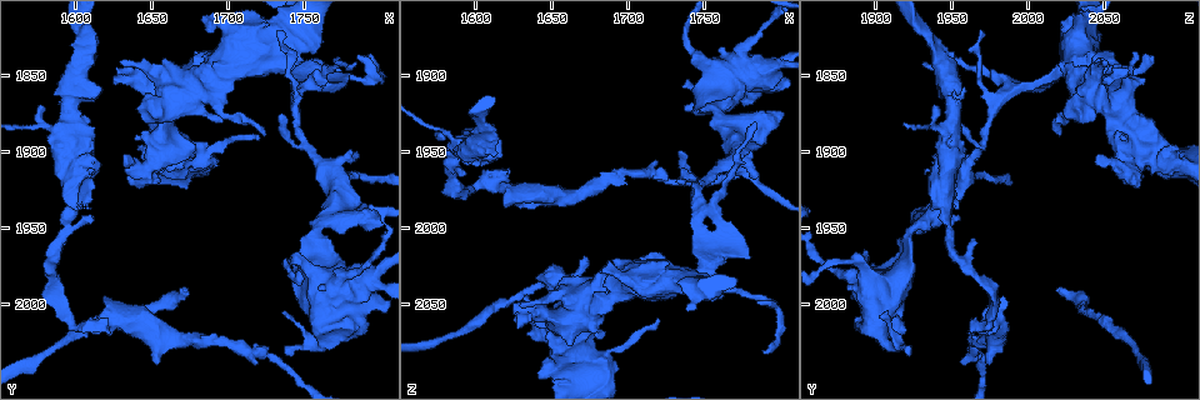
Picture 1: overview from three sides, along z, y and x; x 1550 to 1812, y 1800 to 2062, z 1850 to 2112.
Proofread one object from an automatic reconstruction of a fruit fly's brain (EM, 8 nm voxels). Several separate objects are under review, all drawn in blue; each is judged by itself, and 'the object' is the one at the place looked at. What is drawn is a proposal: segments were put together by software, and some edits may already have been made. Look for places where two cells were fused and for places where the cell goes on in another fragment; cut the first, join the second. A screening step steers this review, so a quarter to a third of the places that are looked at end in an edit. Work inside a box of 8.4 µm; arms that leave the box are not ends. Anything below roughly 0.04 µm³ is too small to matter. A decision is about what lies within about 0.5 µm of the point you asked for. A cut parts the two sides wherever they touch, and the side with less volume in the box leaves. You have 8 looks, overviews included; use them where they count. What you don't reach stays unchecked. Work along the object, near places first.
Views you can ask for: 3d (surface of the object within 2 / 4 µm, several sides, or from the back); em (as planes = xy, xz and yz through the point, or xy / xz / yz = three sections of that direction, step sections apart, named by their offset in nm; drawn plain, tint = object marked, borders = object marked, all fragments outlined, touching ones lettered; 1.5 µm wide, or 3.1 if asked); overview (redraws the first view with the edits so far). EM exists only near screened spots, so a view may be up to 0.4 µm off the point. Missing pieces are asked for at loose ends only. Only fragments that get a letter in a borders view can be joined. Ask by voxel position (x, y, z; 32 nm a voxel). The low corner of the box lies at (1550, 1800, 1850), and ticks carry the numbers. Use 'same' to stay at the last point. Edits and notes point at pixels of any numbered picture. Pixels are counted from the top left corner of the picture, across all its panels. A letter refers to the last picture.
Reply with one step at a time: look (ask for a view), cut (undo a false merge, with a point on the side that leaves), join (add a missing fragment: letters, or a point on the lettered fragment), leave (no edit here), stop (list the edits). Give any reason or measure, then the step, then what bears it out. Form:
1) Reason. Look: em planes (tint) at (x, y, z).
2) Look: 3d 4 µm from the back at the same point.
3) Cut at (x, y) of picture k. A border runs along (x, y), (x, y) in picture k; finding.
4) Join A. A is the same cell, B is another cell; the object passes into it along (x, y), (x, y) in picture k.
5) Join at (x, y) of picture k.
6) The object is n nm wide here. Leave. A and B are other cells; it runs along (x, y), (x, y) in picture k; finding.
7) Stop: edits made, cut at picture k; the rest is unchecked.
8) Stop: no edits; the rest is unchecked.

Sudden change in width. Look: em xz step 8 (borders) at (1796, 1978, 1892).

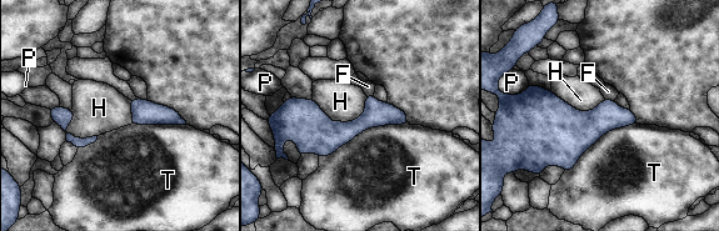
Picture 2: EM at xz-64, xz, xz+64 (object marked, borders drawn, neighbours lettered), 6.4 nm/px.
The object is 50 nm wide here. Leave. F, H, P and T are other cells; a border runs along (311, 99), (333, 121), (365, 110) in picture 2; all the same cell.

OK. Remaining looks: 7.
Look: 3d 2 µm at (1786, 1838, 2048).

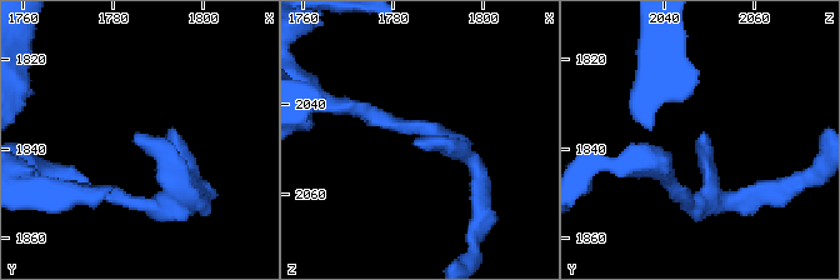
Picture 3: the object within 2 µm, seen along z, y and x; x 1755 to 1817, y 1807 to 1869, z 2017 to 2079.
Look: em planes (borders) at (1785, 1839, 2049).

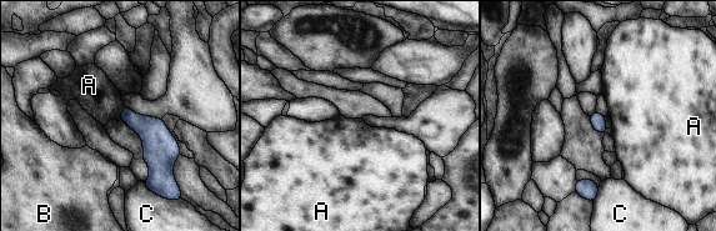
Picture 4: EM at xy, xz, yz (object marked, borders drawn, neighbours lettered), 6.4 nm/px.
The object is 100 nm wide here. Leave. A, B and C are other cells; a border runs along (124, 105), (119, 115), (120, 119) in picture 4; none of them fits.

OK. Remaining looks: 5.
Free end. Look: 3d 2 µm at (1730, 1820, 1968).

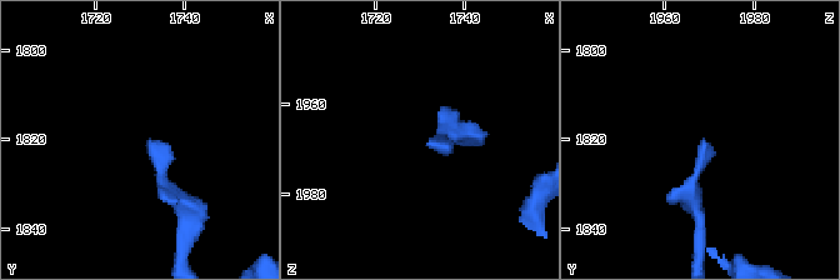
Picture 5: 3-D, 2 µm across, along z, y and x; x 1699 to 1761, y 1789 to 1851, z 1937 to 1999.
Look: em xy step 8 (borders) at (1732, 1822, 1968).

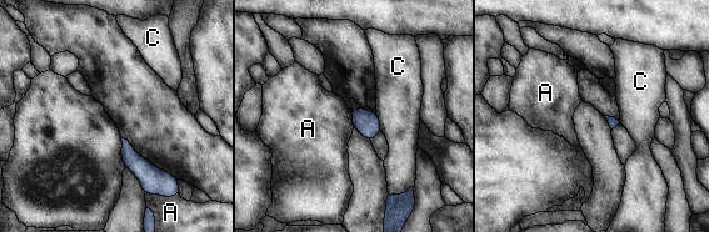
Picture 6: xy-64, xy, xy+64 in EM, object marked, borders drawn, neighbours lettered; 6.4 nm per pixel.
The longest contact is with A, 140 nm. Leave. A and C are other cells; a border runs along (120, 137), (121, 157) in picture 6; none of them fits.

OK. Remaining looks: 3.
Stop: no edits; the rest is unchecked.

